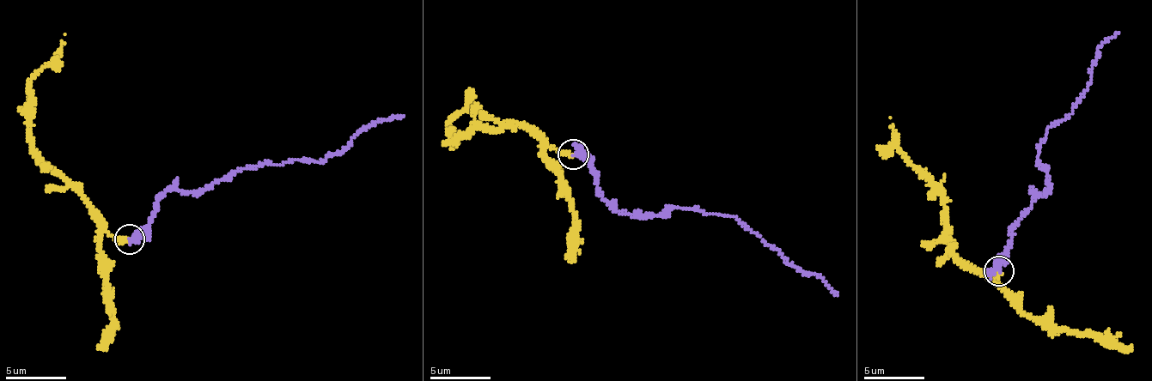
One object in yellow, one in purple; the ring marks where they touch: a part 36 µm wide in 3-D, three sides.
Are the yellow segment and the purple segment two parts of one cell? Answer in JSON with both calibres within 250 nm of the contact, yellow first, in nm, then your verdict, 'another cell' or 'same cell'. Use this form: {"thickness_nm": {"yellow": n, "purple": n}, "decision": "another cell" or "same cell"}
{"thickness_nm": {"yellow": 400, "purple": 240}, "decision": "another cell"}

